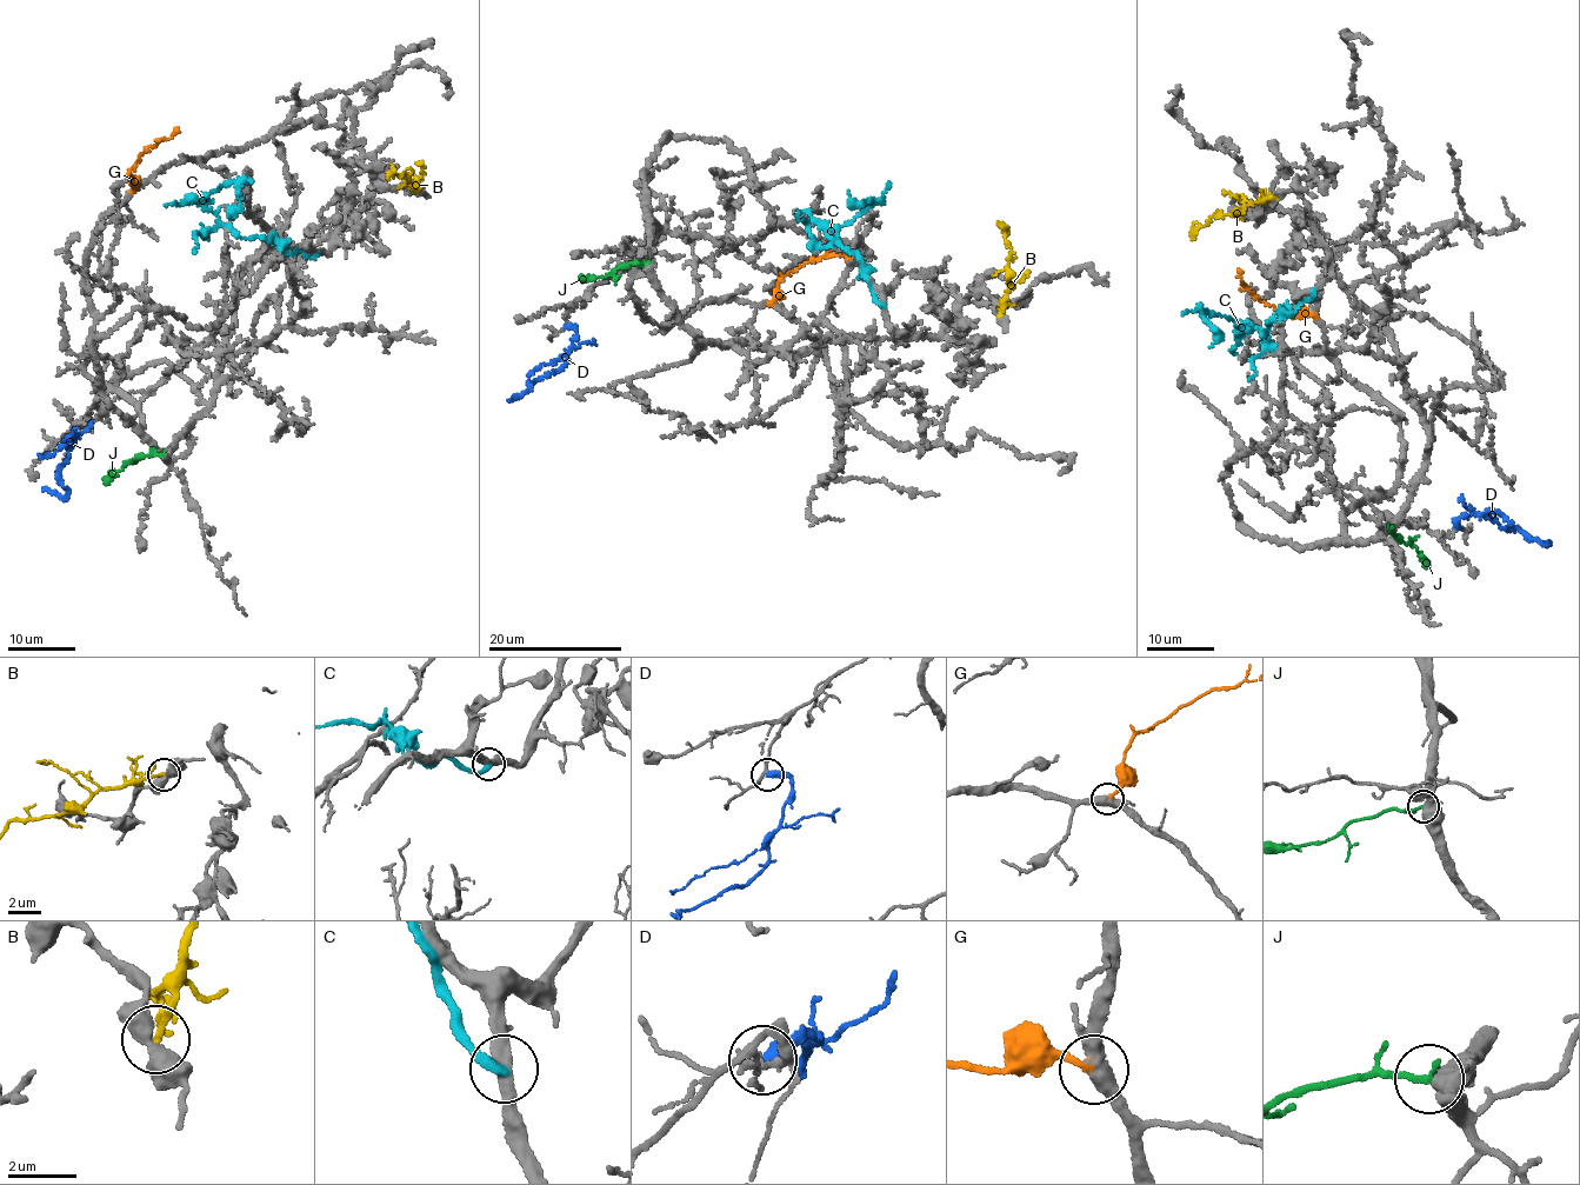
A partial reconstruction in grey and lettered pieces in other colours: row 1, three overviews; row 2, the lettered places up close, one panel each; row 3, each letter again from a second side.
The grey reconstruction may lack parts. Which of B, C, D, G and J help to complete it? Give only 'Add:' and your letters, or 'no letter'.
Add: G, J

